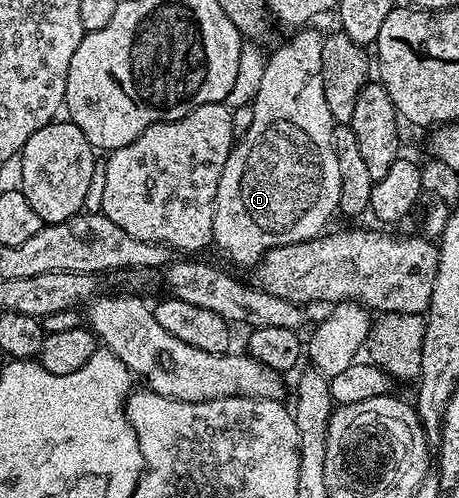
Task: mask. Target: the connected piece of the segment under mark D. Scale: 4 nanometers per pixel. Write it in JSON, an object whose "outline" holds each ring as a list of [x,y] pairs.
{"outline":[[[299,29],[294,32],[292,39],[287,40],[275,52],[267,55],[267,68],[262,75],[261,89],[257,91],[253,107],[253,123],[236,138],[229,157],[225,161],[225,169],[221,169],[221,181],[217,181],[217,197],[213,209],[213,233],[211,234],[214,246],[220,247],[235,263],[248,263],[254,265],[259,258],[269,249],[277,249],[281,245],[293,245],[304,243],[310,239],[316,239],[324,234],[327,222],[331,214],[339,211],[339,198],[341,197],[341,169],[337,169],[337,153],[335,152],[335,128],[337,126],[329,113],[329,105],[325,101],[325,85],[323,84],[323,56],[324,32],[307,31],[311,29]]]}

